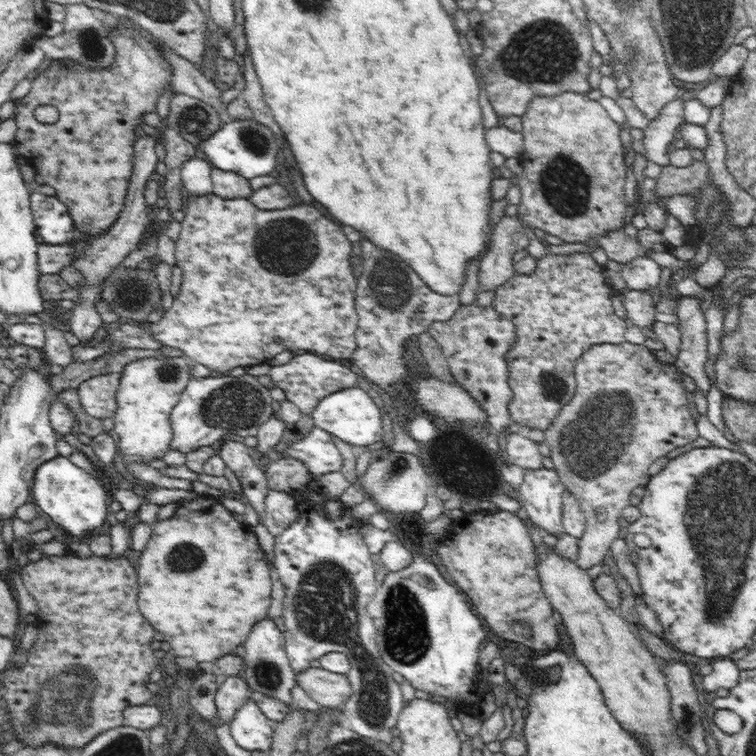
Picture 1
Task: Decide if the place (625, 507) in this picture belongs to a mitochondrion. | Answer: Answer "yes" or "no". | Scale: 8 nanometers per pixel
no

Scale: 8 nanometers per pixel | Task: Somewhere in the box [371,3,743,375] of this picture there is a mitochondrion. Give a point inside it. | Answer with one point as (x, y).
(544, 52)

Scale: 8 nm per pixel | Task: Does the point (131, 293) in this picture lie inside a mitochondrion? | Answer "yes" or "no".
yes

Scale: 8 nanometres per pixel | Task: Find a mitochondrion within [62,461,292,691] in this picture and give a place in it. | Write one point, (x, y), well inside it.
(186, 557)

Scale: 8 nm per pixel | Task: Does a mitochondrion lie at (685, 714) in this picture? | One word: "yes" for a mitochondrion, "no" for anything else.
yes

